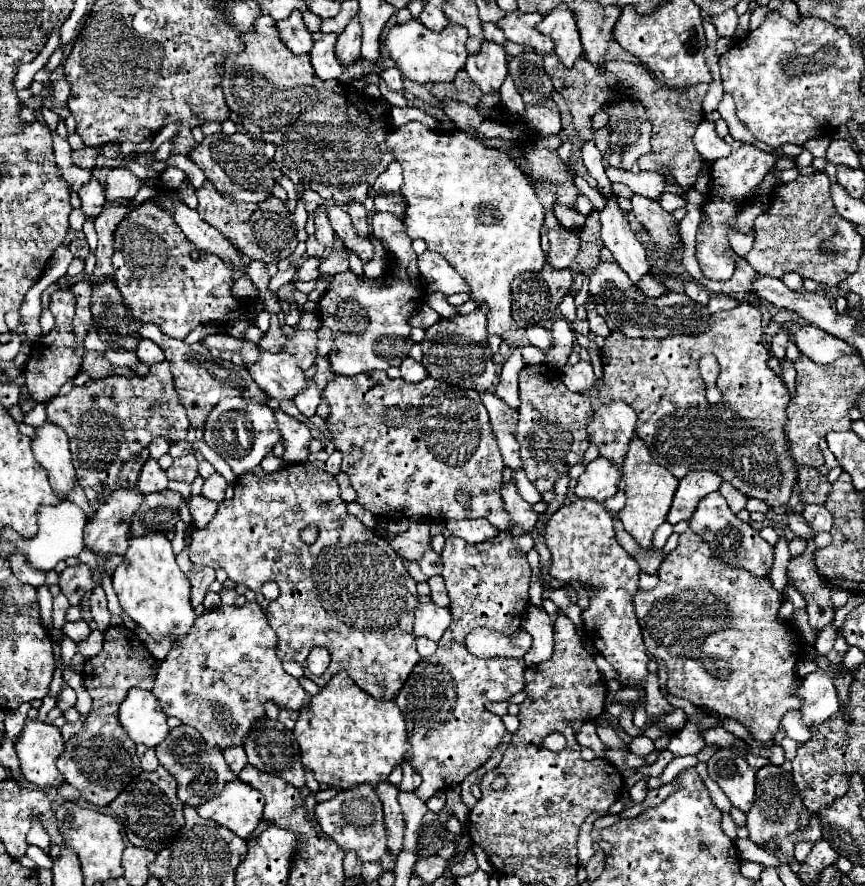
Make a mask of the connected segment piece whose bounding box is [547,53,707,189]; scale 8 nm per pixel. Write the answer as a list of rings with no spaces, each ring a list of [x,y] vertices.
[[[555,53],[549,55],[549,73],[553,81],[553,87],[563,95],[571,117],[573,125],[583,141],[607,141],[609,137],[609,127],[593,129],[593,115],[601,111],[601,105],[611,105],[619,99],[631,99],[633,103],[641,103],[645,111],[649,113],[649,123],[653,125],[653,135],[651,135],[651,153],[641,156],[637,164],[641,171],[655,171],[665,177],[665,171],[675,177],[675,181],[689,189],[693,187],[697,173],[703,165],[701,155],[697,153],[693,145],[693,133],[697,125],[703,119],[703,109],[701,101],[707,93],[707,89],[701,87],[667,87],[661,83],[655,83],[649,71],[643,65],[633,65],[625,61],[607,61],[603,65],[593,65],[585,57],[579,57],[571,69],[567,69]]]

